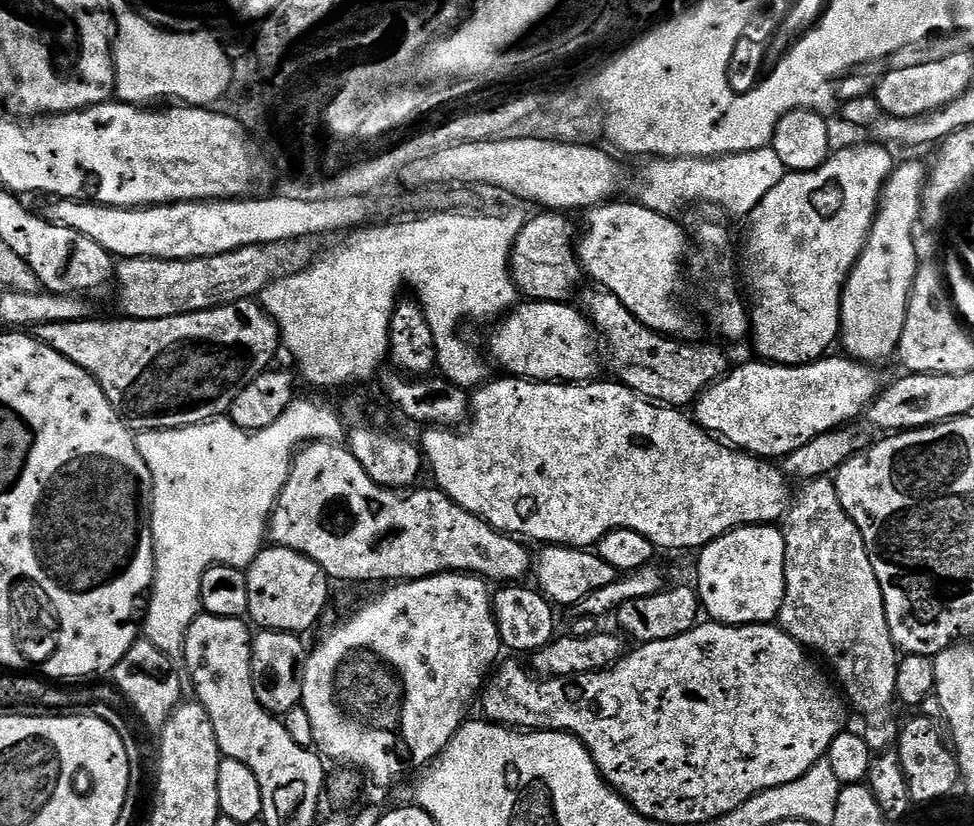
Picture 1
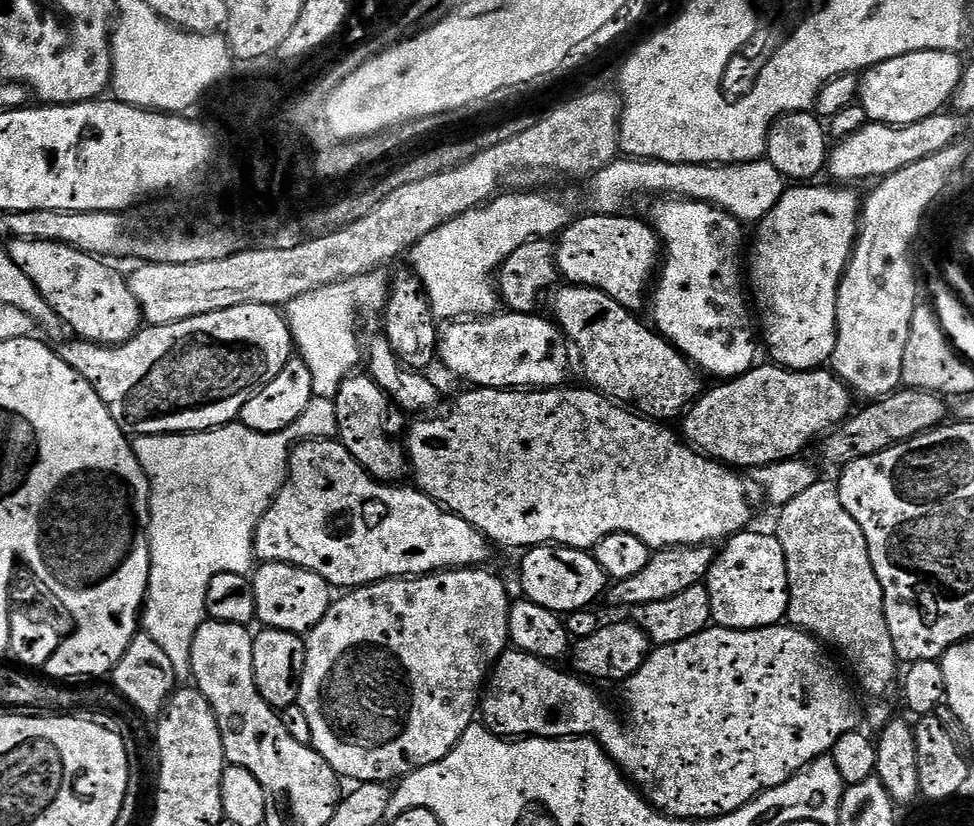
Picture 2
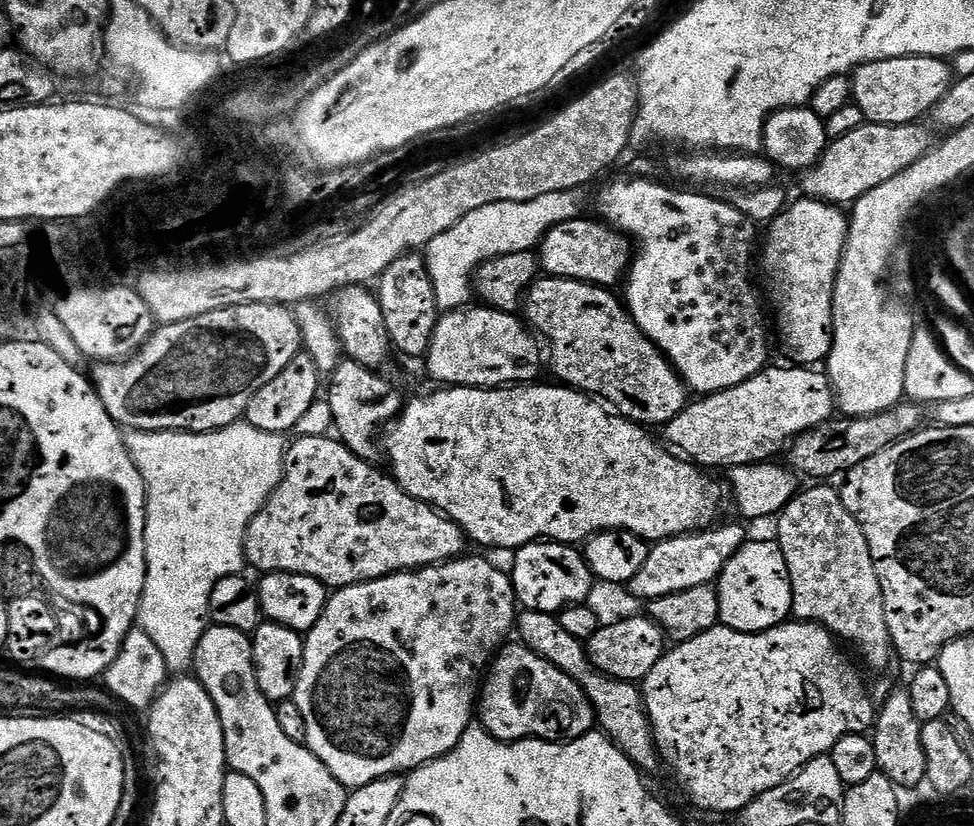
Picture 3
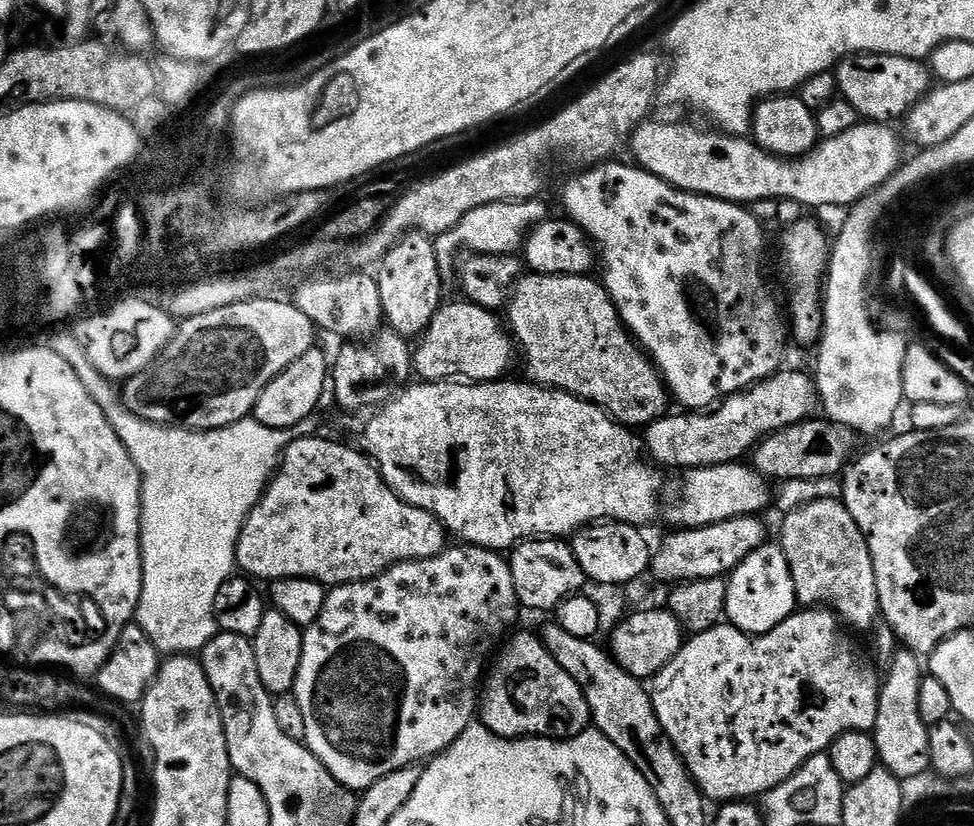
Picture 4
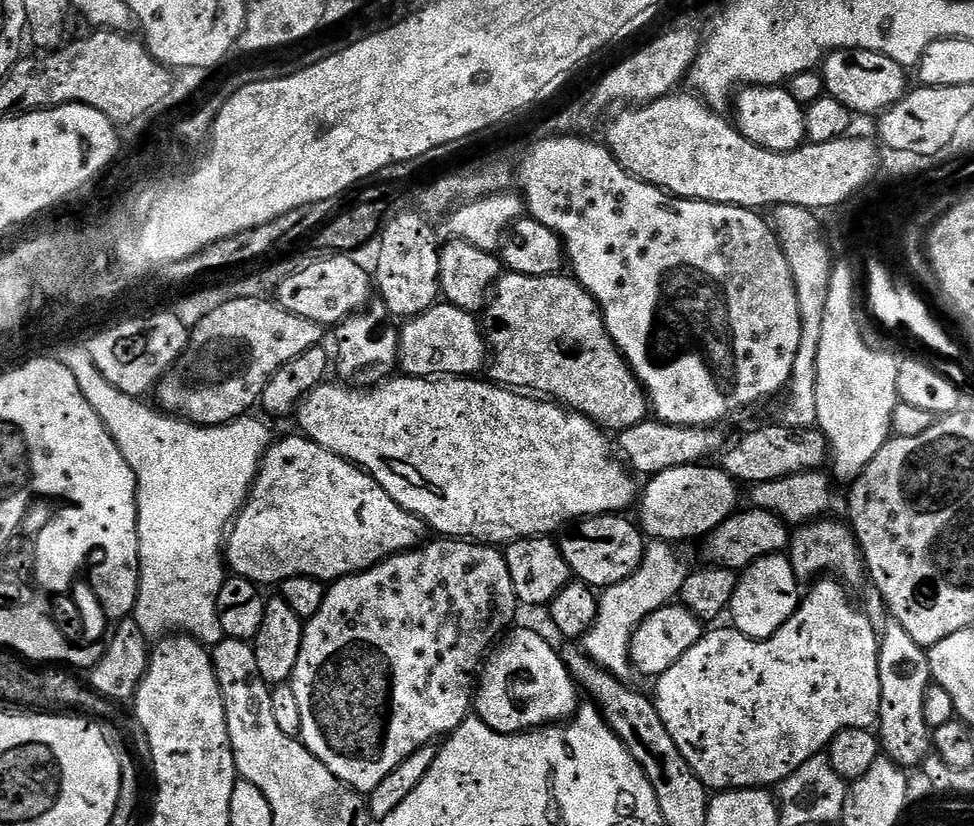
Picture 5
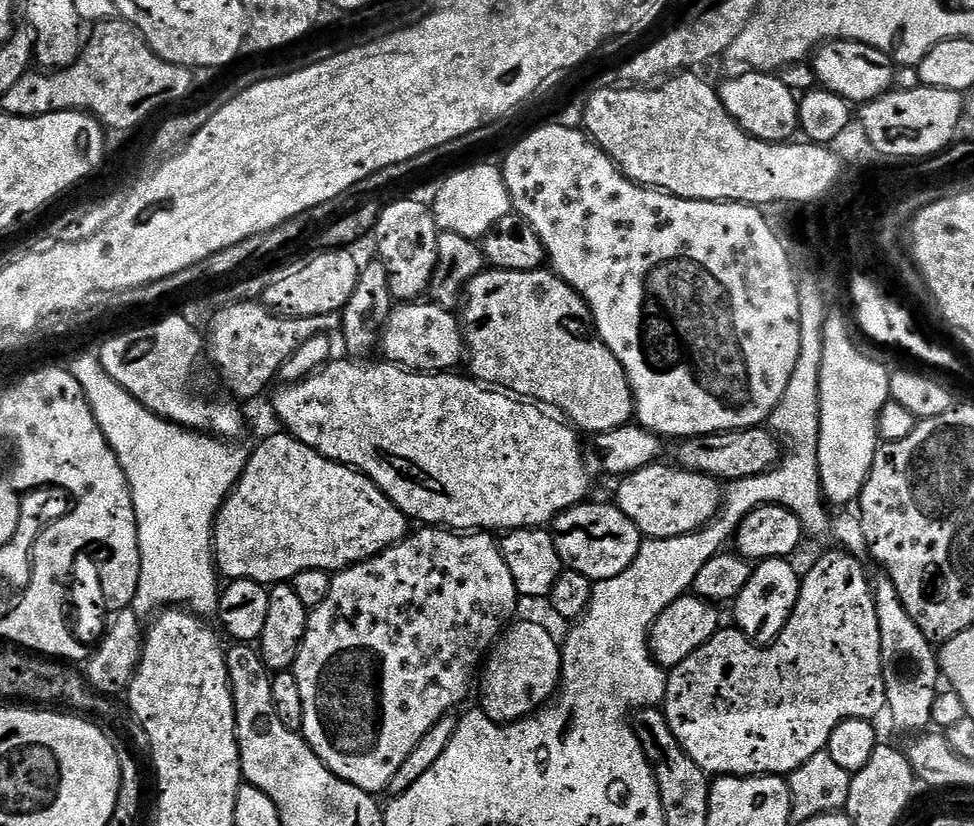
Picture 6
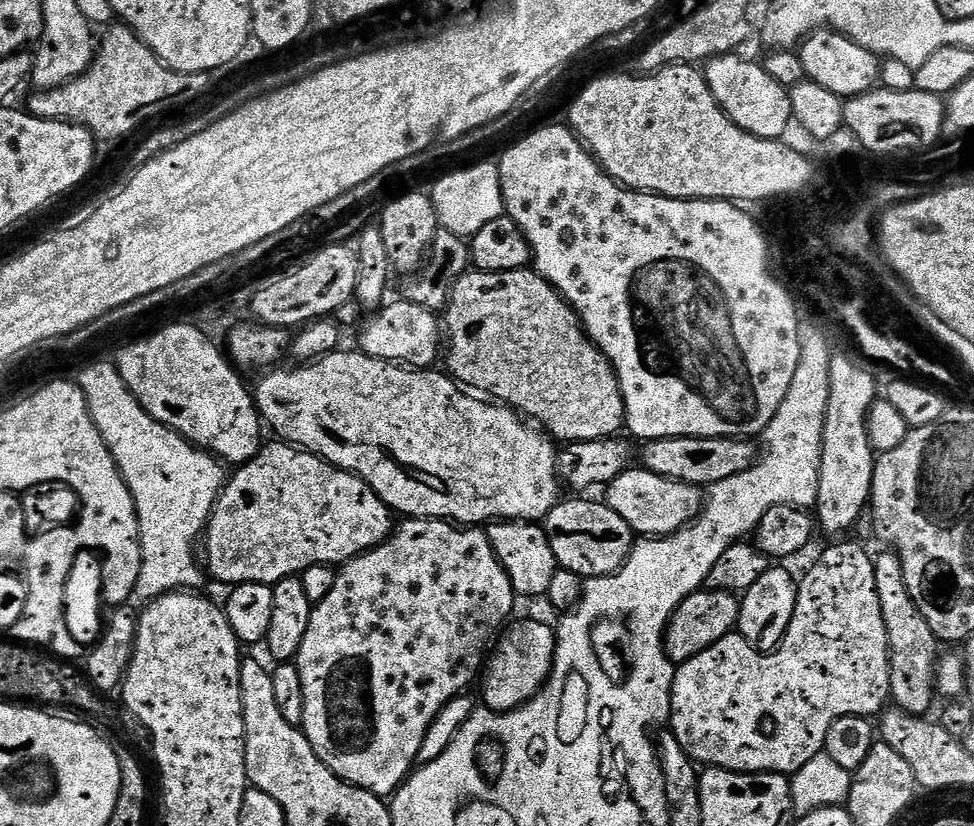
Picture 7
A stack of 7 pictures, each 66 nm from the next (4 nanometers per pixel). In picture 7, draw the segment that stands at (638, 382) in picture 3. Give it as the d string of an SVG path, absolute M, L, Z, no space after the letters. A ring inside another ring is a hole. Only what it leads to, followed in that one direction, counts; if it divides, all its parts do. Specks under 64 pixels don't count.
M519 268L509 272L477 272L475 270L465 272L452 285L452 290L448 297L448 306L442 316L442 324L446 329L446 356L448 352L449 368L447 368L447 371L452 379L461 385L467 386L469 389L475 390L477 393L483 394L485 397L491 398L493 401L515 410L517 413L523 414L529 421L535 422L543 431L557 441L607 440L615 437L619 433L616 432L619 428L623 429L625 427L624 399L622 398L622 390L616 377L616 371L612 368L612 363L604 356L600 347L589 338L588 333L584 331L580 317L572 309L571 304L560 295L560 292L553 284L543 280L535 270Z

